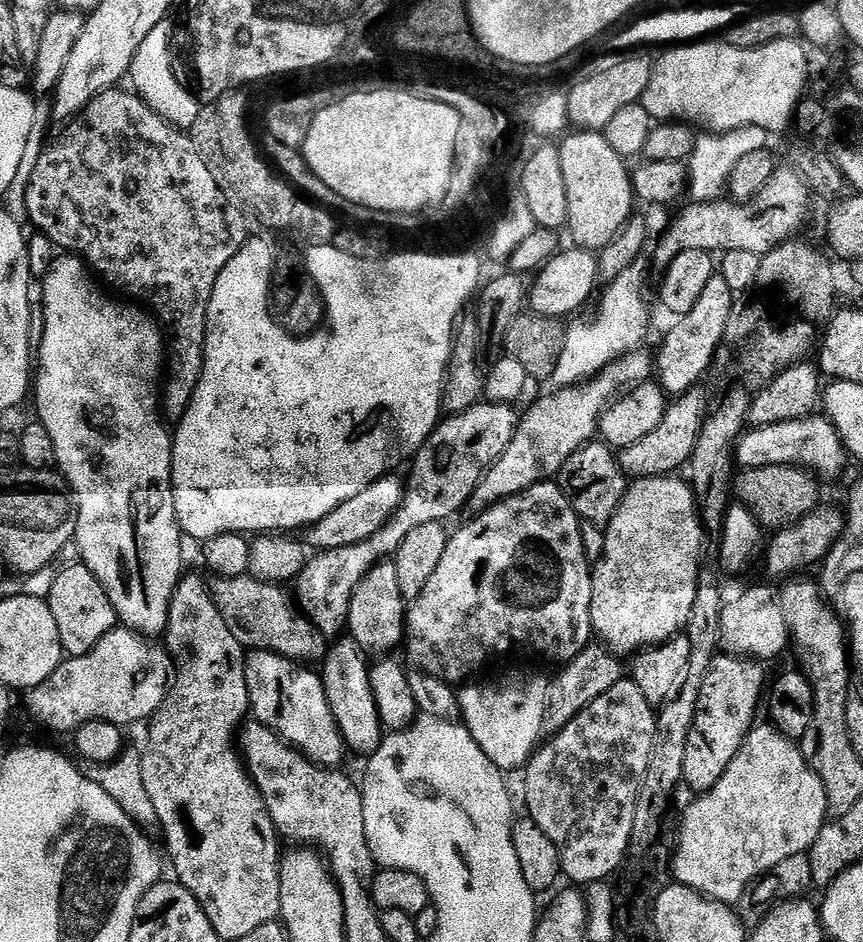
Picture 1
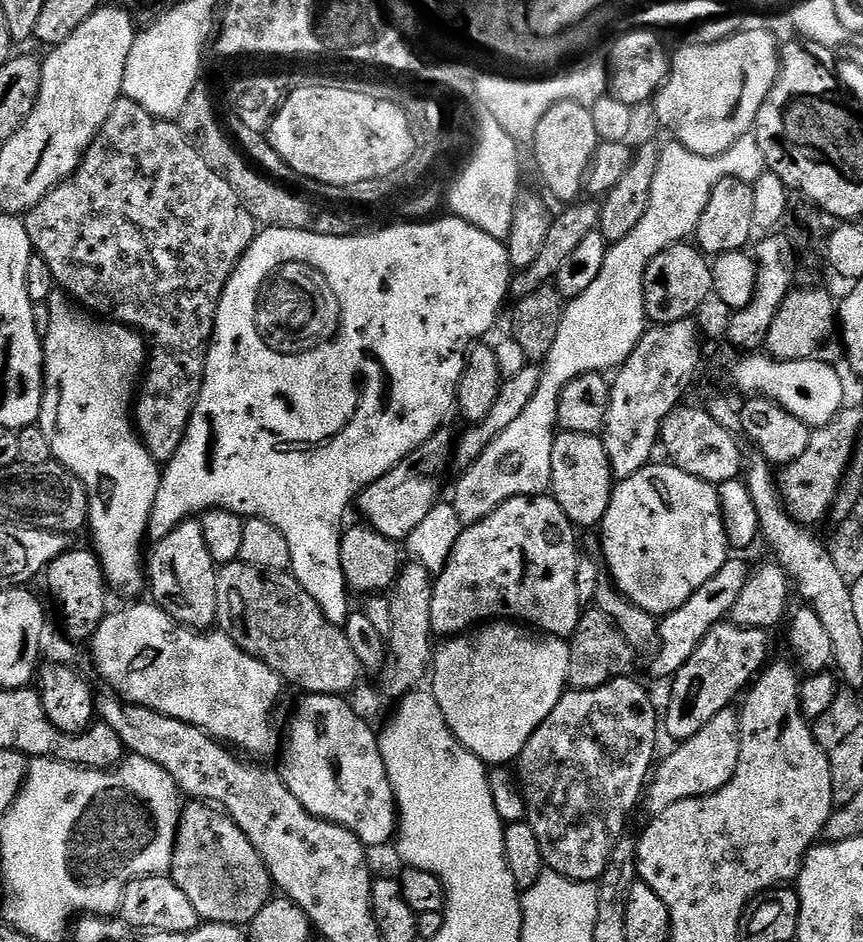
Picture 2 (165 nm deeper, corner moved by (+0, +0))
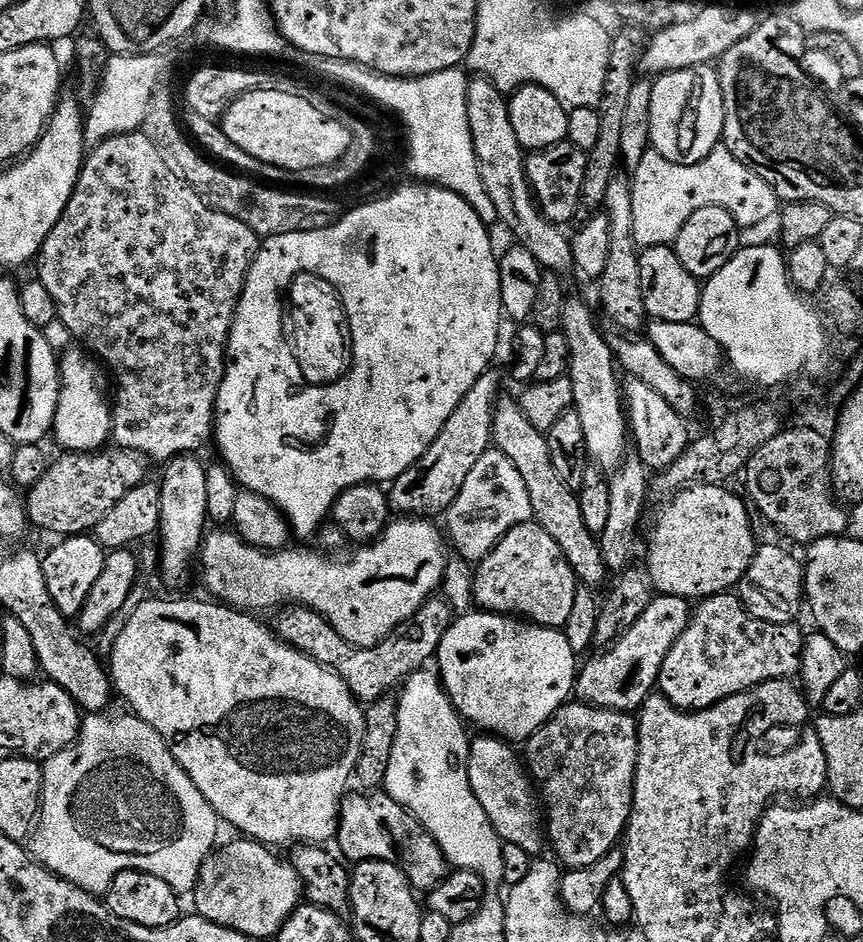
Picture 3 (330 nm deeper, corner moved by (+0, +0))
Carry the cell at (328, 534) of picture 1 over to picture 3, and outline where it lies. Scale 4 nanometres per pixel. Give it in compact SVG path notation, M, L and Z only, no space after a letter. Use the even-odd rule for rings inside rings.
M474 382L470 394L458 402L458 410L450 414L450 422L434 438L430 450L406 470L397 480L391 481L390 499L393 509L408 518L436 518L444 514L458 498L471 470L478 460L493 447L492 423L496 413L496 401L502 395L502 386L492 386L492 382Z

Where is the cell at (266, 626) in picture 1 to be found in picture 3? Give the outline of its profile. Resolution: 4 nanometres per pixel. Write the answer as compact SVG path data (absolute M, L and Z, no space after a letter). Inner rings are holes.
M433 598L427 600L413 616L399 624L373 648L356 648L348 640L344 640L338 630L334 630L327 616L312 608L288 606L280 614L276 624L274 623L280 639L337 672L364 706L378 702L383 696L399 689L408 677L421 671L427 665L424 663L431 661L442 646L442 638L446 638L446 630L450 630L454 619L454 610L445 599Z

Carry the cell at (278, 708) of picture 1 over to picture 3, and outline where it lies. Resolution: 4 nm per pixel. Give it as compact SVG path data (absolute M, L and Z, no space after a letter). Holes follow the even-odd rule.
M383 791L360 794L364 796L352 795L345 795L344 801L340 803L340 823L334 837L335 843L340 843L339 851L343 859L348 862L385 860L398 864L413 888L437 888L448 875L450 865L438 842L422 827L419 820Z

